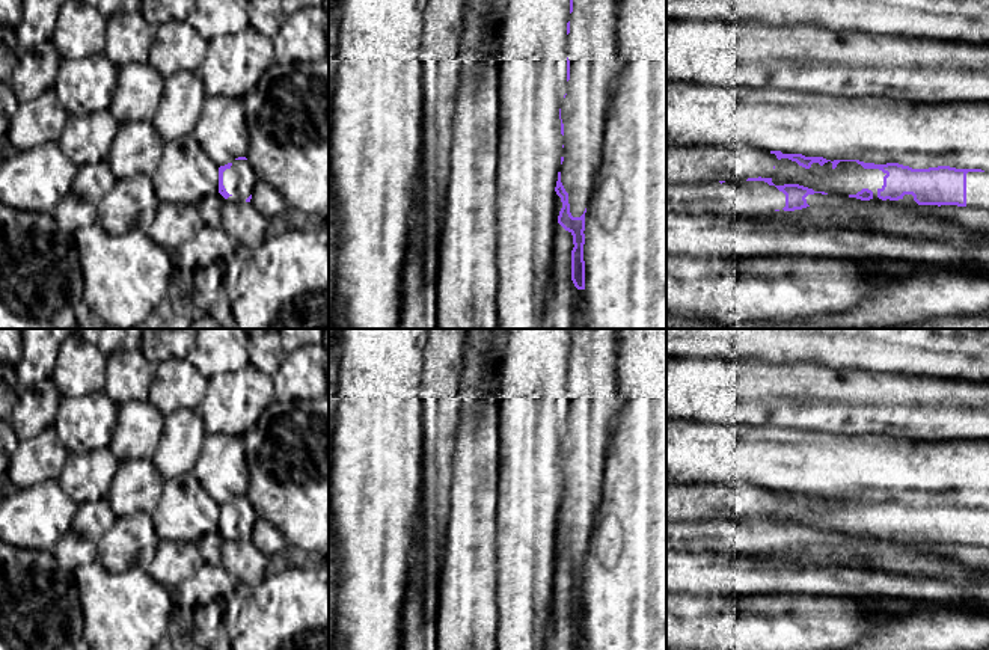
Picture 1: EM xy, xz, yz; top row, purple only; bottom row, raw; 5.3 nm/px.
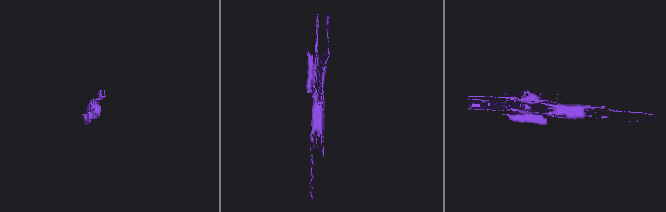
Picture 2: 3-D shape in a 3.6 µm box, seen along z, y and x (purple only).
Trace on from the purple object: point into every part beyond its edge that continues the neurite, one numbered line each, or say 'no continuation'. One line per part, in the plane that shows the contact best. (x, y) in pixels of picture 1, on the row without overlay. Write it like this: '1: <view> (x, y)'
1: yz (848, 516)
2: yz (977, 521)

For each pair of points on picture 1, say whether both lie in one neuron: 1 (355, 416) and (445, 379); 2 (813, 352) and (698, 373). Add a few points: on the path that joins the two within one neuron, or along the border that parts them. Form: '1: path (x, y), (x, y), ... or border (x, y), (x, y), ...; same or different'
1: border (424, 355), (421, 426); different
2: border (725, 359), (795, 364); different

